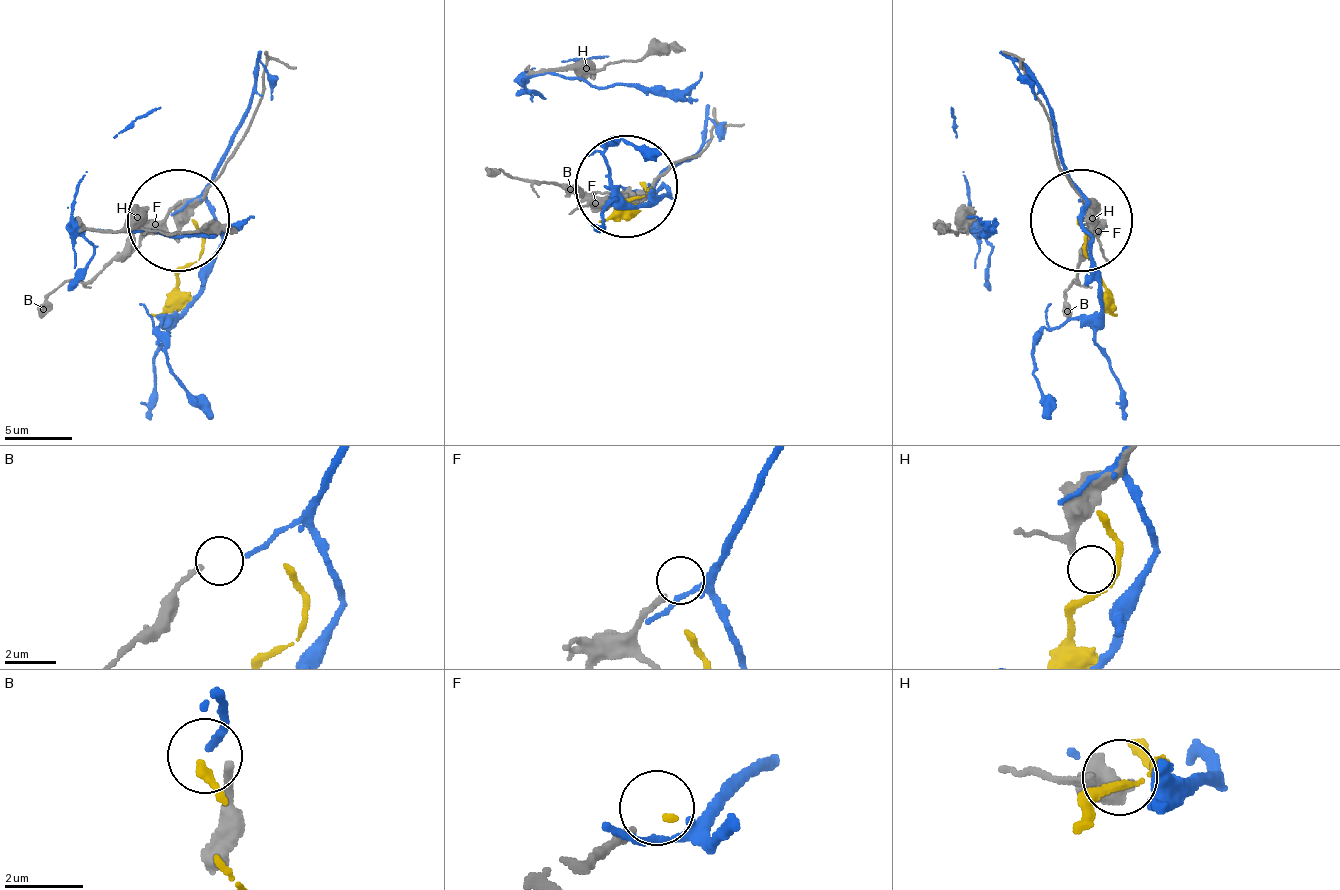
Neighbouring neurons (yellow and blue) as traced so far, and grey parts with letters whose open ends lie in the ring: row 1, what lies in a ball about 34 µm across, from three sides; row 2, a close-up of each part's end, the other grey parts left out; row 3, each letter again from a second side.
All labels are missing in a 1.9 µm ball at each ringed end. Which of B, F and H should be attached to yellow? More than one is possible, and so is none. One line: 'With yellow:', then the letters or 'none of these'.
With yellow: none of these

